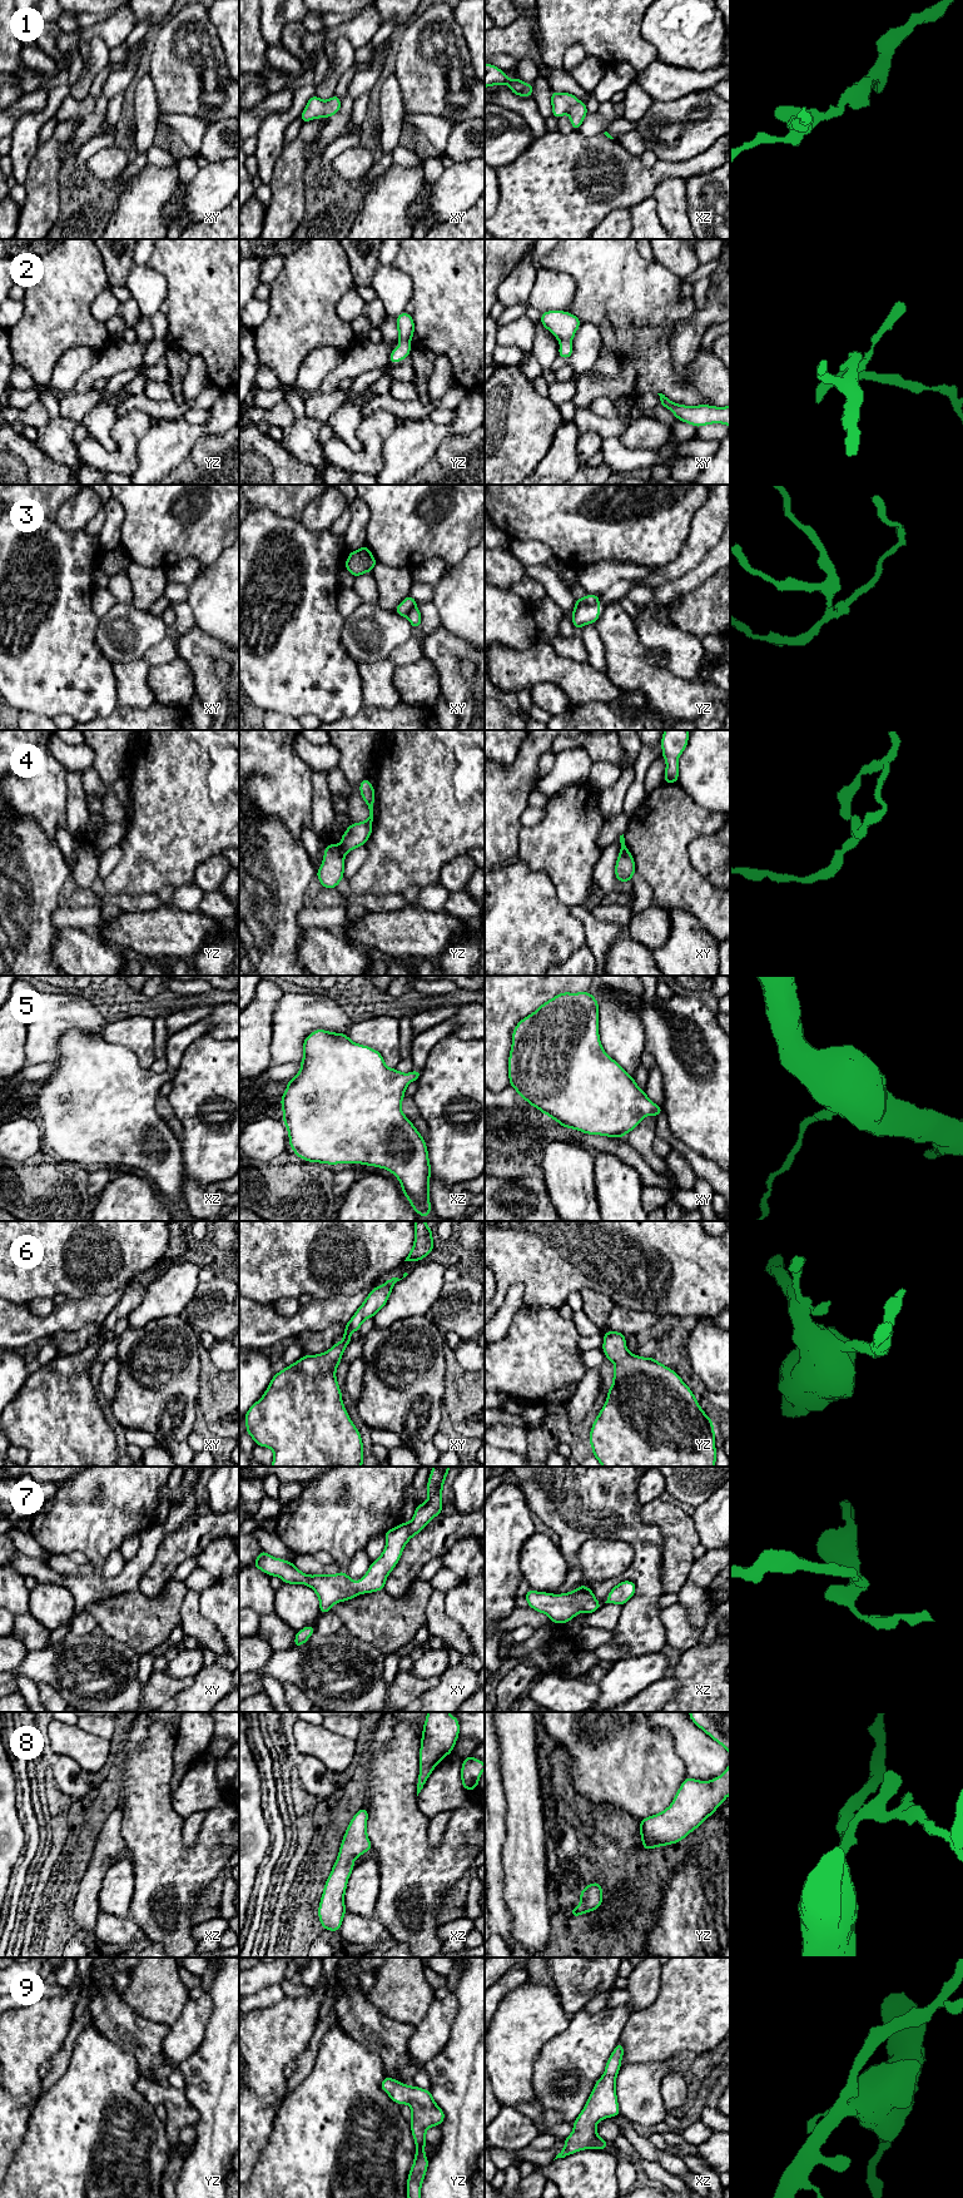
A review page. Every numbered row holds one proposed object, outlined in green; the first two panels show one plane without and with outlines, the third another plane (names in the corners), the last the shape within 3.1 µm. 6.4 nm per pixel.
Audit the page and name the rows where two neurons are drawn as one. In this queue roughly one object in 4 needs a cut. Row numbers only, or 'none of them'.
3, 4

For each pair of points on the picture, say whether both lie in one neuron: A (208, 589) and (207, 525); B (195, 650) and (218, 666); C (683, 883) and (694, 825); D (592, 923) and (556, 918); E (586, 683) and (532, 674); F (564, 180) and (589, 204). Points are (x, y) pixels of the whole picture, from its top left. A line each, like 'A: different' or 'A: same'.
A: different
B: same
C: same
D: different
E: same
F: same

